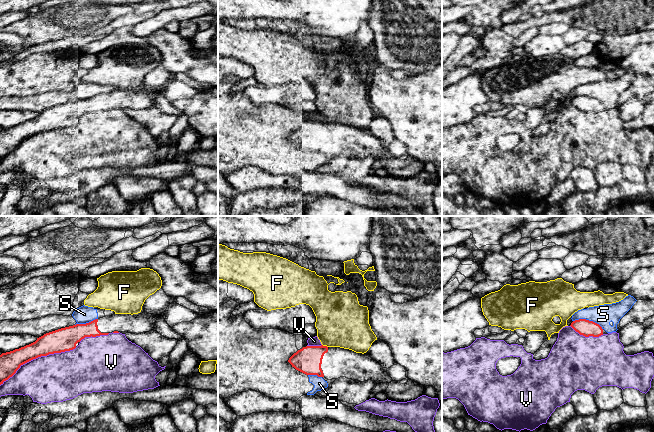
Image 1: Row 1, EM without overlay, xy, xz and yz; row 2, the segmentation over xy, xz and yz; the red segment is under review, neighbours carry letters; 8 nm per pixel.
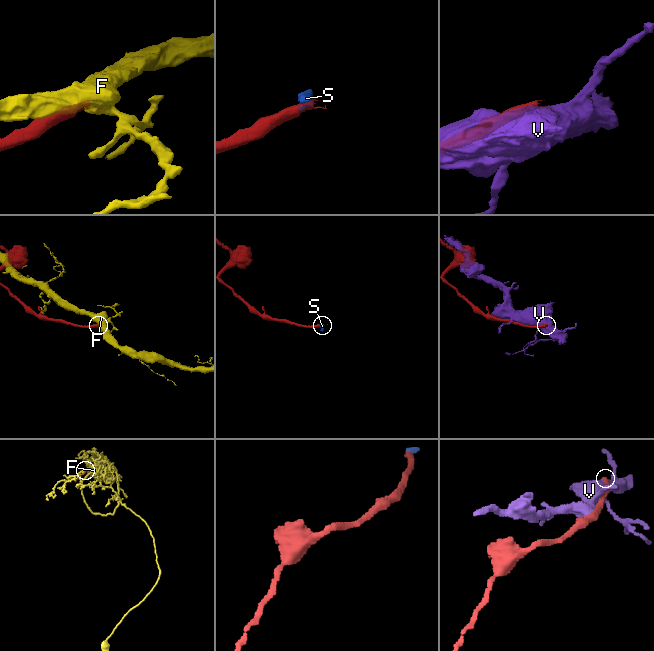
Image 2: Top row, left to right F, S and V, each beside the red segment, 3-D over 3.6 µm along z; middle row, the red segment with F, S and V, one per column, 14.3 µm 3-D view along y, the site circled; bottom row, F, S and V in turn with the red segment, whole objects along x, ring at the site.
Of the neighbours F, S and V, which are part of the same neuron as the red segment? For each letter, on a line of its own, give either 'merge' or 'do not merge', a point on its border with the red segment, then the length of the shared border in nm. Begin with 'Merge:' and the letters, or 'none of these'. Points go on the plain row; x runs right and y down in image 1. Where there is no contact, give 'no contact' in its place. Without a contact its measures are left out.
Merge: none of these
F: do not merge; meets red in xz at (325, 122); contact 50 nm long
S: do not merge; meets red in yz at (588, 96); contact 260 nm long
V: do not merge; meets red in xy at (37, 133); contact 700 nm long

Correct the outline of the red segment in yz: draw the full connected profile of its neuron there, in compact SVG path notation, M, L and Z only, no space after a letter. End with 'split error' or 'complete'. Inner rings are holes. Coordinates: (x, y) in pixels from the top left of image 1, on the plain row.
M586 95L575 96L570 102L580 111L585 113L599 113L603 111L603 105L599 100Z | complete

